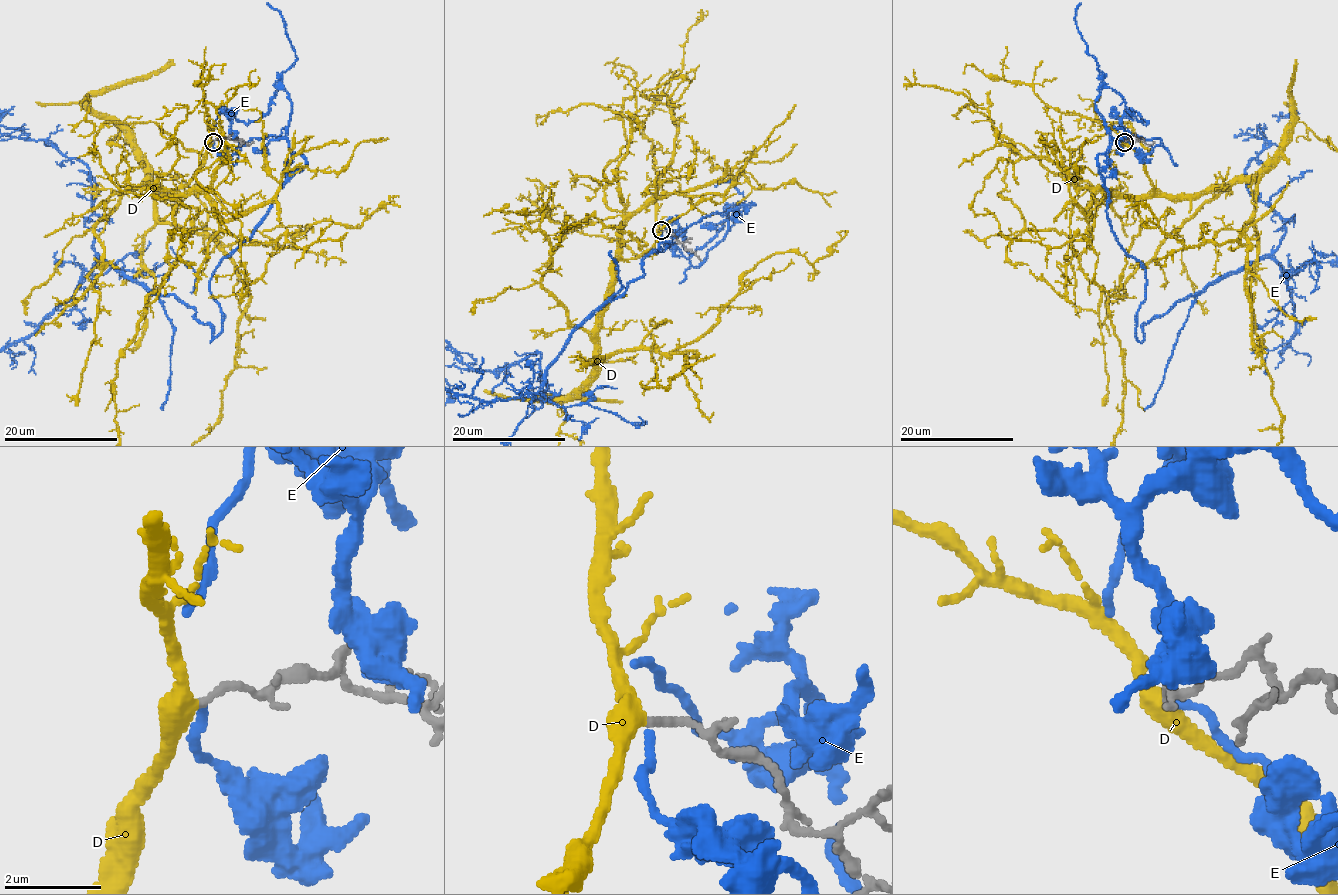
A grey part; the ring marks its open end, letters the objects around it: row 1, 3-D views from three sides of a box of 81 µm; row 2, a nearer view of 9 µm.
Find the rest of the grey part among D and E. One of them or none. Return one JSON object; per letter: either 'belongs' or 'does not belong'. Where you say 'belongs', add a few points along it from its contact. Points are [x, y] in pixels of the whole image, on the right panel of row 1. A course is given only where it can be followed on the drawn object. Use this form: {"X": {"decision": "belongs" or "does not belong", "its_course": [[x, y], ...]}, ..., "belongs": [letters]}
{"D": {"decision": "belongs", "its_course": [[1124, 141], [1157, 194], [1254, 181], [1245, 290], [1282, 421]]}, "E": {"decision": "does not belong"}, "belongs": ["D"]}

